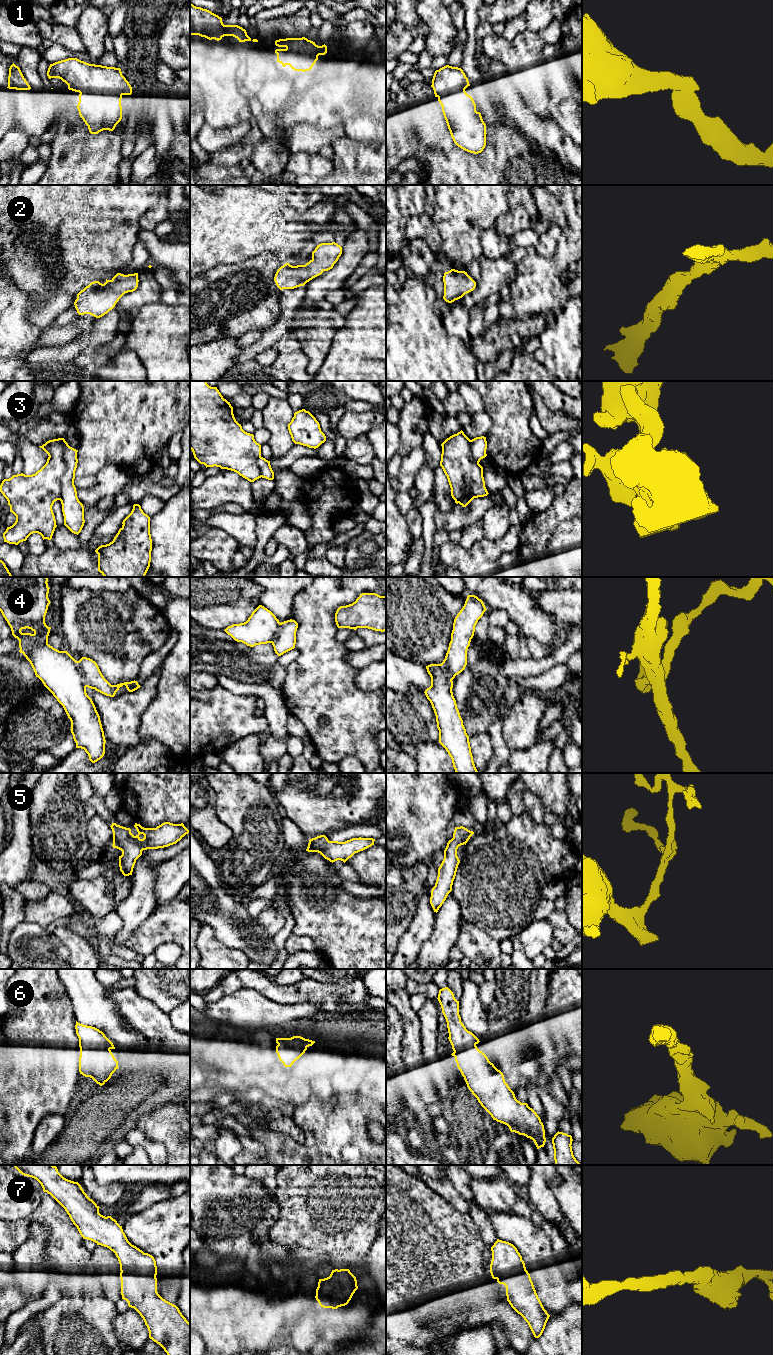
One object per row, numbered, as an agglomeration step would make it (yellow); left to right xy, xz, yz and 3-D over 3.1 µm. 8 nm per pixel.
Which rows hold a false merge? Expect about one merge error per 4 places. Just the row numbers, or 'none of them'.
3, 4

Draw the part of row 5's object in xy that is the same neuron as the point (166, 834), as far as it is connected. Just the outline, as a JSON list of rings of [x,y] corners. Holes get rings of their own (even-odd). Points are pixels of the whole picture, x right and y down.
[[[164,822],[156,828],[144,828],[135,823],[134,827],[138,832],[136,836],[131,833],[130,828],[116,823],[112,823],[110,827],[113,832],[112,846],[122,851],[119,867],[124,876],[132,875],[136,860],[142,855],[143,850],[168,847],[190,833],[183,823],[170,822]]]

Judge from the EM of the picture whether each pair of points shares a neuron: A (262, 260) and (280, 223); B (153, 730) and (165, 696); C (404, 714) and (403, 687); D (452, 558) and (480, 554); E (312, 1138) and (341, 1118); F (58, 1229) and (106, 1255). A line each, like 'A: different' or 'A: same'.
A: different
B: same
C: different
D: same
E: same
F: different

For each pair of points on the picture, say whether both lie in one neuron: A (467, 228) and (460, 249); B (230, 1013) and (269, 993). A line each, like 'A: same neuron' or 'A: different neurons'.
A: same neuron
B: different neurons

